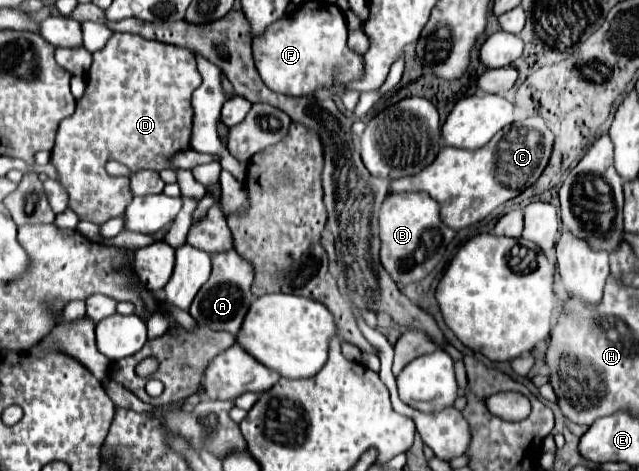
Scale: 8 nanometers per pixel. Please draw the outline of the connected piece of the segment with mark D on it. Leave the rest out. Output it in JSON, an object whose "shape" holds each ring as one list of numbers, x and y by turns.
{"shape":[[113,33,101,51,93,53,93,63,87,77,85,95,77,101,71,117,63,119,57,131,55,147,51,151,51,165,57,169,57,181,69,195,69,207,85,221,103,225,113,217,121,217,131,203,129,179,111,177,105,171,107,161,119,161,131,171,169,167,169,159,177,151,189,149,191,141,191,93,201,85,195,55,183,47,171,47,159,41,149,41,133,33]]}

